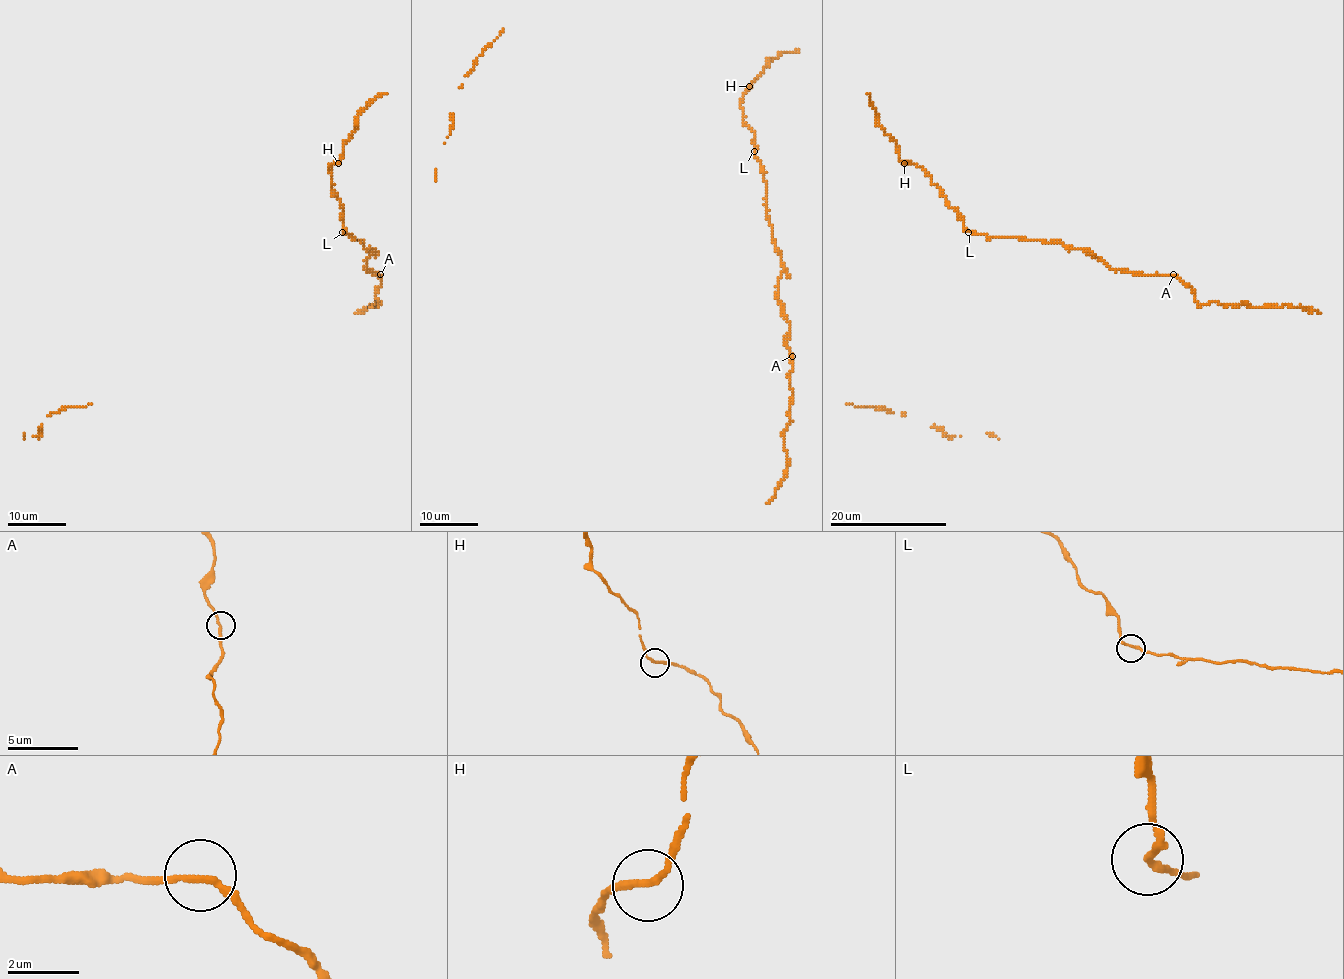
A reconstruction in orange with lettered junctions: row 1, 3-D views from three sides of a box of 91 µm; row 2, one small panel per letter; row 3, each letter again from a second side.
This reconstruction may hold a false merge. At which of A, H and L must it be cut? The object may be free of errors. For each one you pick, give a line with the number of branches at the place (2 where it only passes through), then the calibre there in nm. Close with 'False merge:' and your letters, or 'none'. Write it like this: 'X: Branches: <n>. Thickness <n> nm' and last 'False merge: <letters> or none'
False merge: none

